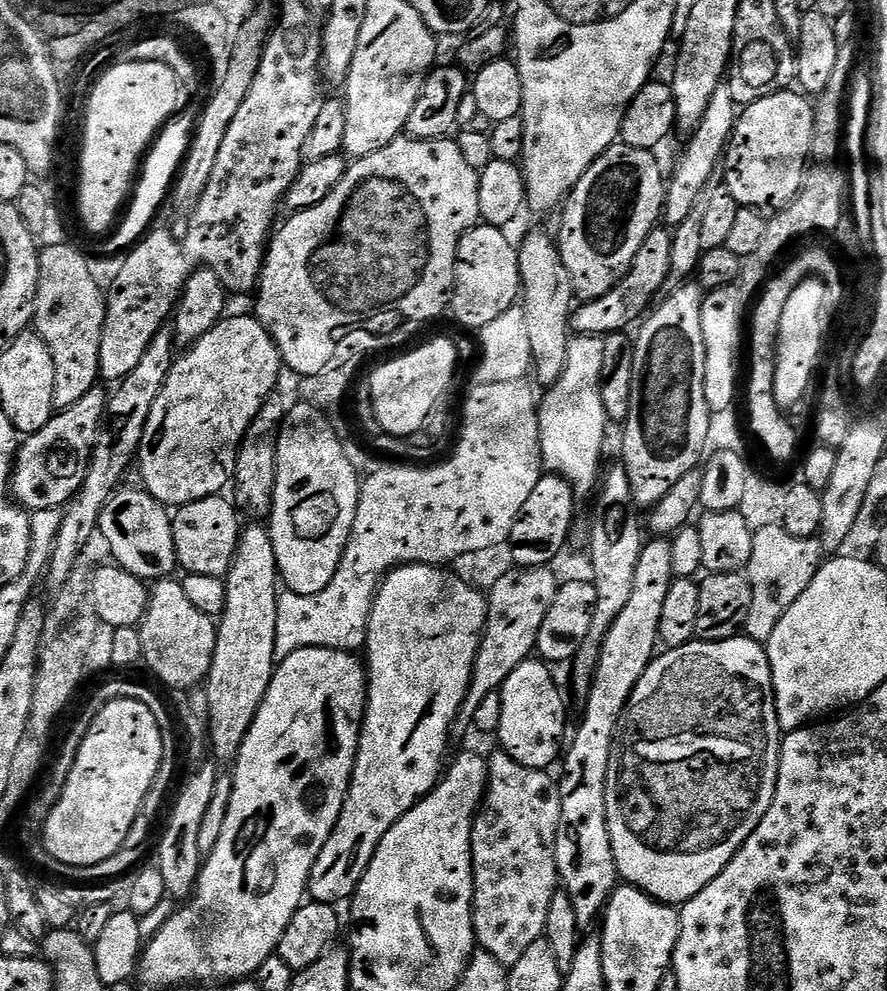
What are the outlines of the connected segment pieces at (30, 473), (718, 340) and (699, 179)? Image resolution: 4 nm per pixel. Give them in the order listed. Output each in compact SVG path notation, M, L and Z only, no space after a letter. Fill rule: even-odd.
M97 386L86 398L74 402L72 408L57 411L40 432L31 433L23 441L12 473L12 494L25 509L32 512L43 508L59 509L80 491L80 483L86 478L88 464L92 461L96 434L108 410L108 398L109 393ZM27 491L33 491L32 496L28 496Z
M735 286L714 288L705 295L702 302L702 334L706 342L706 402L713 413L725 411L728 404L736 396L736 368L740 360L740 327L745 327L745 309L738 302L738 290Z
M721 86L710 98L702 122L696 127L695 132L687 137L688 145L685 146L684 153L676 164L677 176L673 180L671 177L667 185L663 211L667 219L669 216L672 222L678 222L686 218L686 214L690 214L690 206L694 206L694 198L698 198L698 194L704 189L709 174L721 167L728 142L732 138L732 131L736 129L737 119L738 105L734 102L734 98L730 98L727 87Z

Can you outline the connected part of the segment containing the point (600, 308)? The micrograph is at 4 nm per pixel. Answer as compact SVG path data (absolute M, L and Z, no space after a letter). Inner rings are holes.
M664 226L653 228L650 234L646 234L646 242L642 242L640 255L634 258L632 269L621 278L618 286L614 286L614 290L602 294L602 298L583 301L571 313L571 331L582 336L603 338L612 332L631 329L631 324L635 325L649 311L653 301L664 292L664 283L670 274L671 246L672 232L664 229Z

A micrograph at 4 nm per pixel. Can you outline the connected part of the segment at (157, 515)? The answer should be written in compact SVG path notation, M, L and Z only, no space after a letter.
M121 487L113 492L104 509L100 511L99 535L104 535L108 548L119 567L126 569L145 582L155 582L171 577L177 571L174 550L172 516L165 505L159 504L152 495L139 487Z

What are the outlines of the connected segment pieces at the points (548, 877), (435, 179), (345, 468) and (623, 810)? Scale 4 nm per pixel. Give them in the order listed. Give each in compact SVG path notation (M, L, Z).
M496 750L493 756L487 757L488 761L488 787L484 790L484 802L480 805L479 812L476 813L476 821L472 824L472 925L476 935L477 945L483 951L488 952L496 961L505 966L511 966L534 946L536 940L544 936L544 927L546 926L546 914L550 910L550 902L558 891L558 877L556 873L555 848L556 835L559 832L560 815L562 814L562 802L560 801L560 785L554 779L548 777L547 771L538 768L527 768L514 758L510 758L503 750Z
M401 138L390 142L382 150L378 150L369 156L359 157L355 162L349 163L348 171L344 177L318 206L296 210L292 217L281 223L275 229L264 257L264 269L260 271L258 291L255 293L256 309L254 315L272 335L272 341L278 346L280 358L285 369L297 372L297 377L303 378L323 372L333 363L333 343L328 335L333 333L344 320L354 314L368 312L377 309L378 306L390 306L391 304L405 304L416 314L426 316L431 322L436 322L440 315L449 311L452 303L452 290L456 287L456 255L460 239L471 228L477 227L480 220L478 210L478 182L480 173L473 170L470 162L462 156L462 150L455 139L442 140L417 140L415 138Z
M297 402L293 408L291 405L284 417L284 424L280 427L280 436L276 439L276 485L272 511L266 520L274 546L276 570L287 591L309 596L330 586L330 578L334 578L342 562L342 554L352 533L361 483L361 477L354 470L350 458L346 458L344 440L327 416L313 404Z
M741 634L730 640L693 642L681 648L669 648L661 651L634 686L628 705L624 708L624 715L620 718L608 763L605 808L609 838L613 846L613 856L616 859L616 871L619 879L627 882L633 888L640 888L647 896L669 906L683 906L690 898L694 898L701 892L706 885L714 882L714 878L718 878L718 874L722 874L722 870L731 862L736 851L746 842L746 838L750 838L750 834L754 834L754 830L758 826L758 822L762 822L766 810L770 810L770 802L774 798L778 778L781 739L776 699L772 689L772 671L765 645Z

